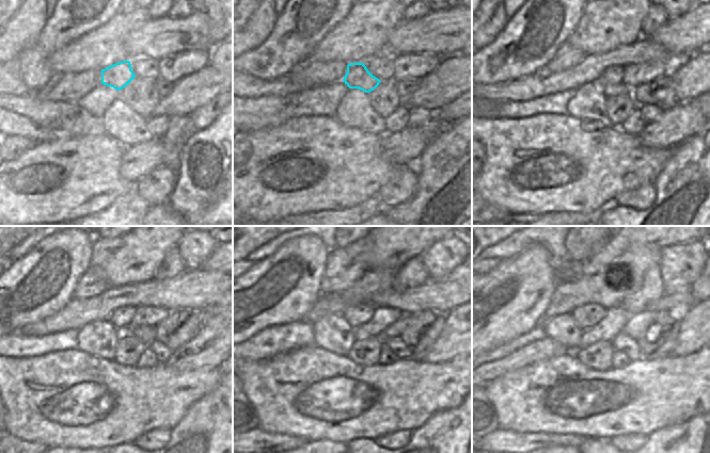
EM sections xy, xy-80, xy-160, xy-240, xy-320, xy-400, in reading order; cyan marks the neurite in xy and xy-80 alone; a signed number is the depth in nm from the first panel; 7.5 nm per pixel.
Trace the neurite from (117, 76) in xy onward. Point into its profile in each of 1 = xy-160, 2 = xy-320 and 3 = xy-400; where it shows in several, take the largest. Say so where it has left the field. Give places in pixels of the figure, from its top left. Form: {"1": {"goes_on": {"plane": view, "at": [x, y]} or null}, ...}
{"1": {"goes_on": {"plane": "xy-160", "at": [609, 90]}}, "2": {"goes_on": {"plane": "xy-320", "at": [394, 330]}}, "3": {"goes_on": {"plane": "xy-400", "at": [636, 325]}}}

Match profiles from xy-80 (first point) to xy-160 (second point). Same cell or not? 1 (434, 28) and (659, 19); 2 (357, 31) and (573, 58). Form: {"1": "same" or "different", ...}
{"1": "different", "2": "different"}

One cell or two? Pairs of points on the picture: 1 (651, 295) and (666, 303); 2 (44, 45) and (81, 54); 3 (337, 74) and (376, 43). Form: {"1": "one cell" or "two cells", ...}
{"1": "two cells", "2": "two cells", "3": "two cells"}

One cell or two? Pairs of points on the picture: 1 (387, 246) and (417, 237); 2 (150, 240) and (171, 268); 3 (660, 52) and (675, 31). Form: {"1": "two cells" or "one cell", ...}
{"1": "one cell", "2": "two cells", "3": "two cells"}

